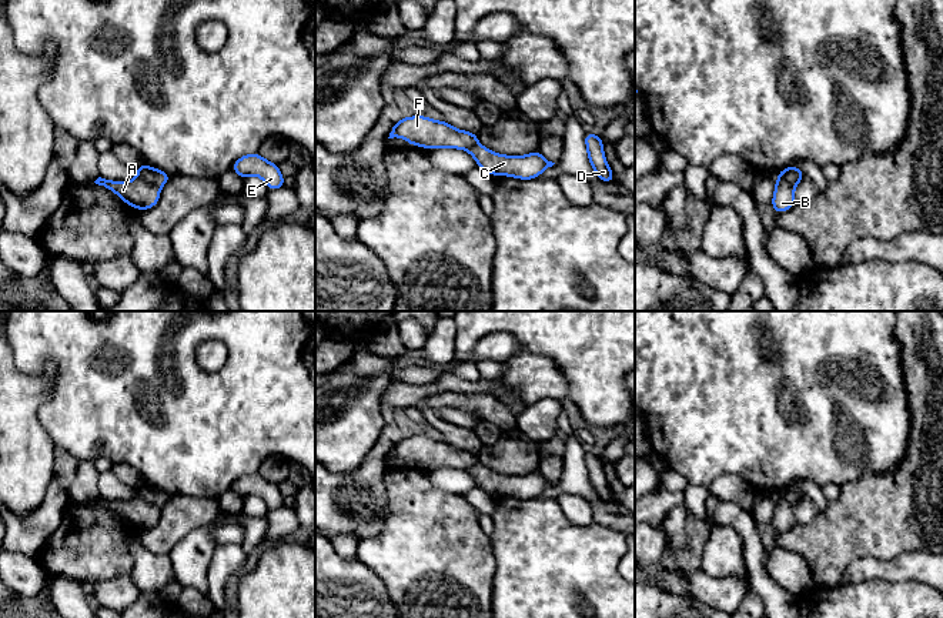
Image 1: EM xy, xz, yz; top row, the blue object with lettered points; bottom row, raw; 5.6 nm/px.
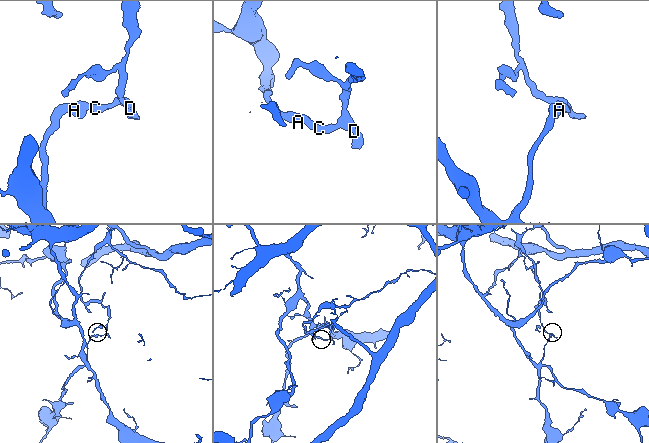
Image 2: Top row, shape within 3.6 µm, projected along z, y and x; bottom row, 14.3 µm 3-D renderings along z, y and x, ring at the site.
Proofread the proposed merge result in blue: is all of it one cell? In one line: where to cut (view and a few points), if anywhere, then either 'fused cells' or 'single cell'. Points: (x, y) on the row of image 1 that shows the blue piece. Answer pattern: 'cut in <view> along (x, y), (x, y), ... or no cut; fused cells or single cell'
cut in xy along (139, 174), (159, 190); fused cells

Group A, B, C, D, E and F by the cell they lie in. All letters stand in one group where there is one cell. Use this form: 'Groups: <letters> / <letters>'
Groups: A B F / C D E

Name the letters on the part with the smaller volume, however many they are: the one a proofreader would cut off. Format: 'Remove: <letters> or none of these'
Remove: C, D, E

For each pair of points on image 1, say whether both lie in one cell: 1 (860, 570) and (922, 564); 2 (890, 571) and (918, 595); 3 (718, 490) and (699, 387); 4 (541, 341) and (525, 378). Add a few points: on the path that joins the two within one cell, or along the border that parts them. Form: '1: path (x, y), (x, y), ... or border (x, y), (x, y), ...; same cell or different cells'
1: path (876, 570), (900, 570), (906, 567); same cell
2: border (868, 581), (922, 581), (928, 585); different cells
3: border (749, 485), (738, 475), (719, 474), (708, 487); different cells
4: border (520, 353), (545, 354), (562, 374); different cells

